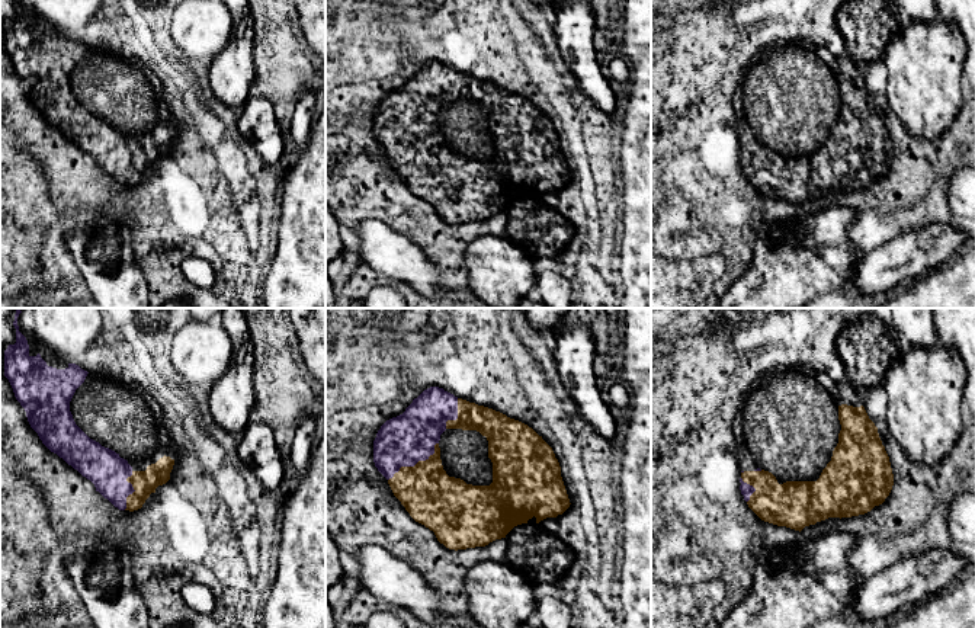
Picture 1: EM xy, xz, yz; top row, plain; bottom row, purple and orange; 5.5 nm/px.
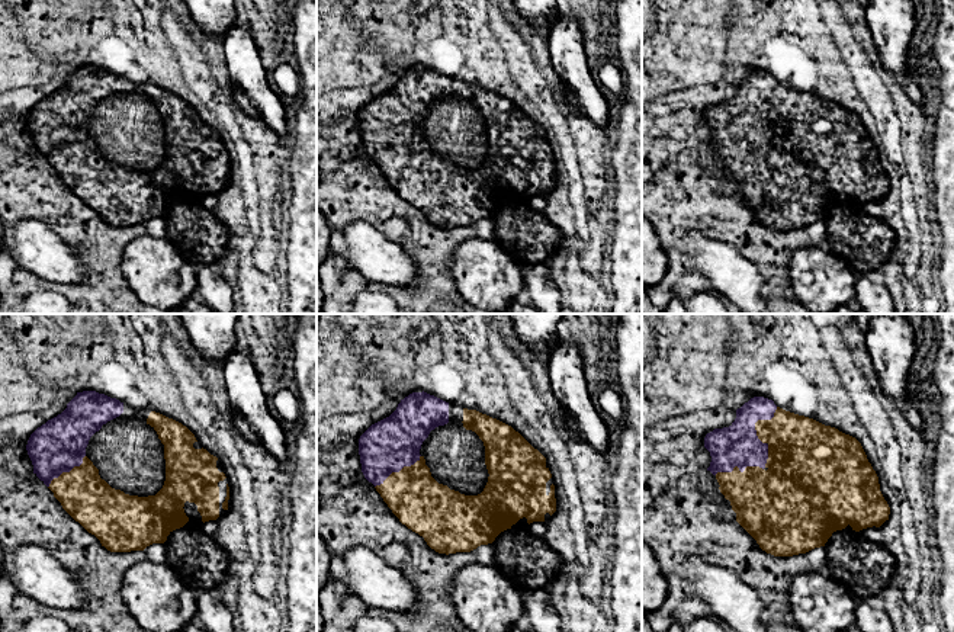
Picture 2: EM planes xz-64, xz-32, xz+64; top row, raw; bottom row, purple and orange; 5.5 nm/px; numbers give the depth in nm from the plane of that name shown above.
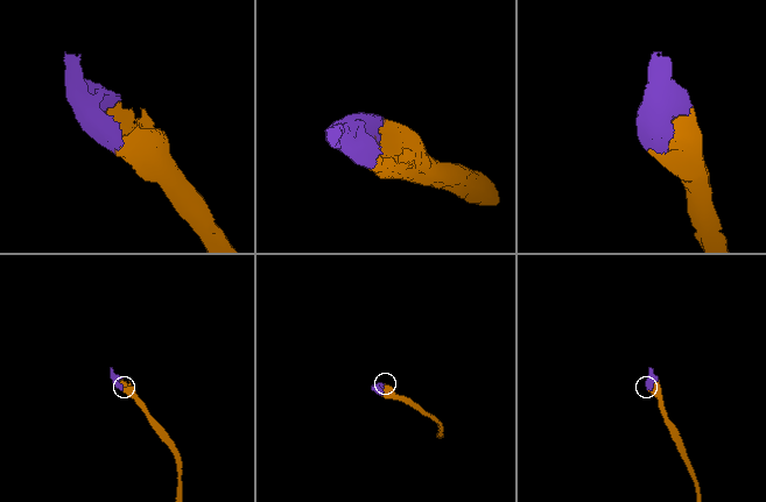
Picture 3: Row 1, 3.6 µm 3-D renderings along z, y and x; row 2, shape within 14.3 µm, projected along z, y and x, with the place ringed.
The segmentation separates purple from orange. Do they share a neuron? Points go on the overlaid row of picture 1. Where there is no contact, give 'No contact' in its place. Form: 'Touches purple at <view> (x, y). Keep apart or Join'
Touches purple at xz (416, 463). Join

